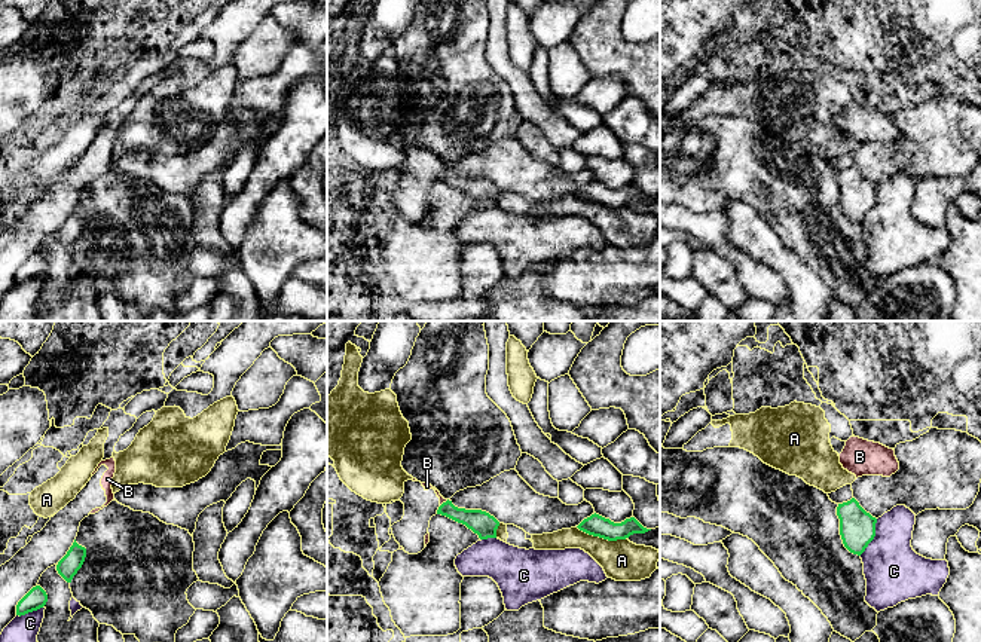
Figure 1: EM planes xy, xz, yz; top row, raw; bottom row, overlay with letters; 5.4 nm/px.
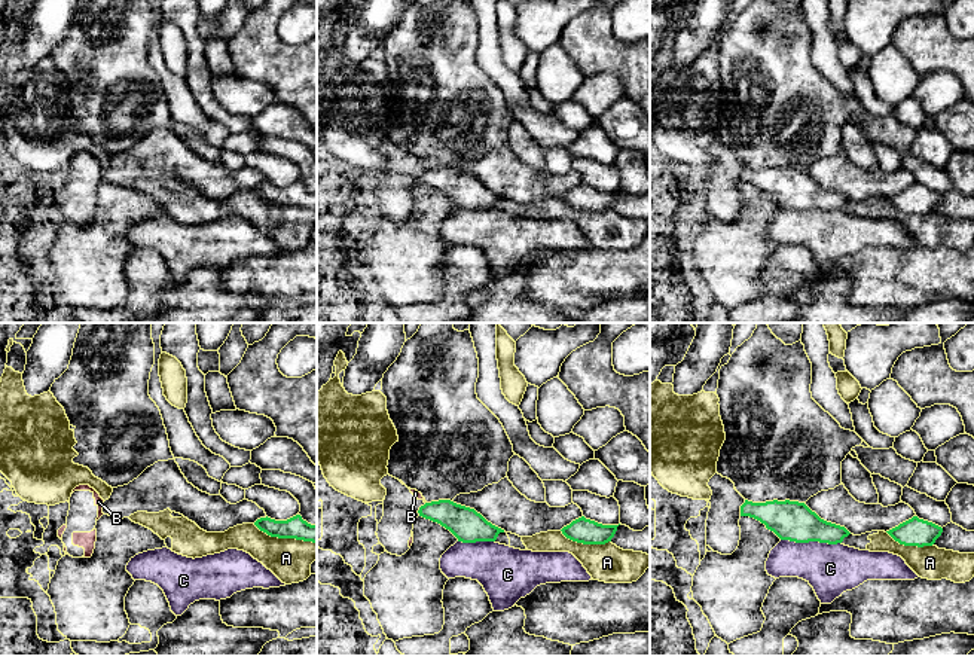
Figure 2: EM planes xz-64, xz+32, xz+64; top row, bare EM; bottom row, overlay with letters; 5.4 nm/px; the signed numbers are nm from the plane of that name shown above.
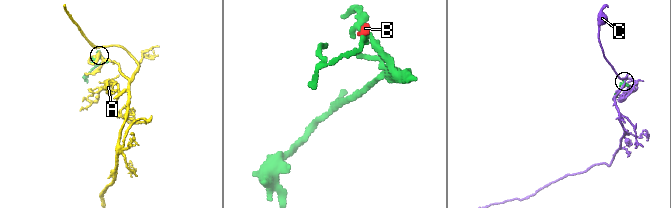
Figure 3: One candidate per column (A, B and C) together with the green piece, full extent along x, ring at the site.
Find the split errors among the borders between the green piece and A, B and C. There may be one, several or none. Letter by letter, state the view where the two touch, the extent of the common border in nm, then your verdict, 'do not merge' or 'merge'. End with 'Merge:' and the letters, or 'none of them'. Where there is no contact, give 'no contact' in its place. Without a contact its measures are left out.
A: xz | 280 nm | do not merge
B: xz | 60 nm | do not merge
C: yz | 220 nm | do not merge
Merge: none of them

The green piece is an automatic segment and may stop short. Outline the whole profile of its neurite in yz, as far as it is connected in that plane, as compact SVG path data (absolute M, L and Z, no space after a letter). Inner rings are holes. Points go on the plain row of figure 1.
M855 165L838 171L837 183L844 214L861 223L875 204L877 186L867 180Z

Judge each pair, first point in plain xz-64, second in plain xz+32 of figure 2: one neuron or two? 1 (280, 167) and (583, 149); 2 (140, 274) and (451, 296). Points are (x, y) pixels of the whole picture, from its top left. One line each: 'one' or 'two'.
1: two
2: one

